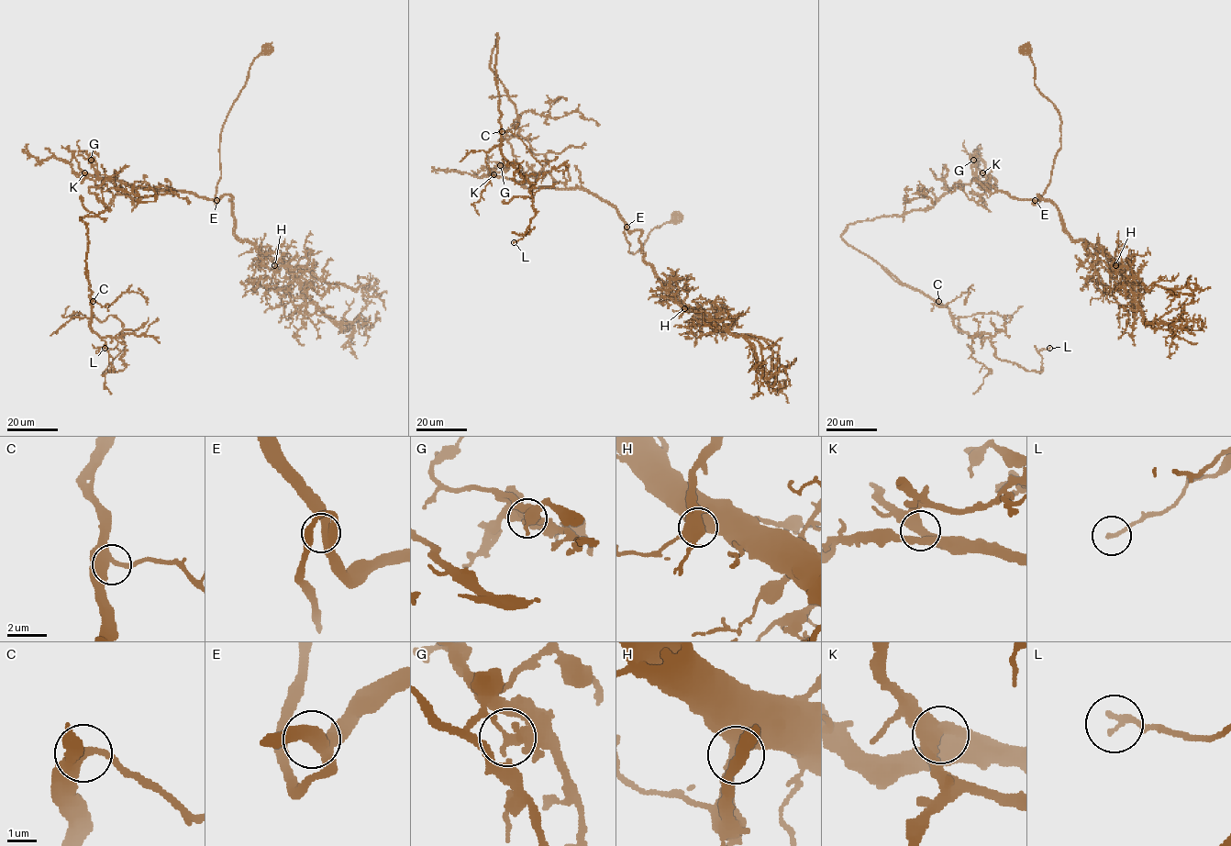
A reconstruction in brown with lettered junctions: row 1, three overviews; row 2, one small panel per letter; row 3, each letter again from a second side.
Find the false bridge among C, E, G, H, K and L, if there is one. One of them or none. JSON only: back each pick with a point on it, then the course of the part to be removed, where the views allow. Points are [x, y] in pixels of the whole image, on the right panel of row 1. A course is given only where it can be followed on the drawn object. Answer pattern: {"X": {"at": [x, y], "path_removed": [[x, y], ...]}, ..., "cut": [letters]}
{"G": {"at": [973, 160], "path_removed": [[973, 160], [972, 180], [930, 207], [841, 238], [990, 338], [998, 359], [1041, 372], [1049, 347]]}, "cut": ["G"]}

